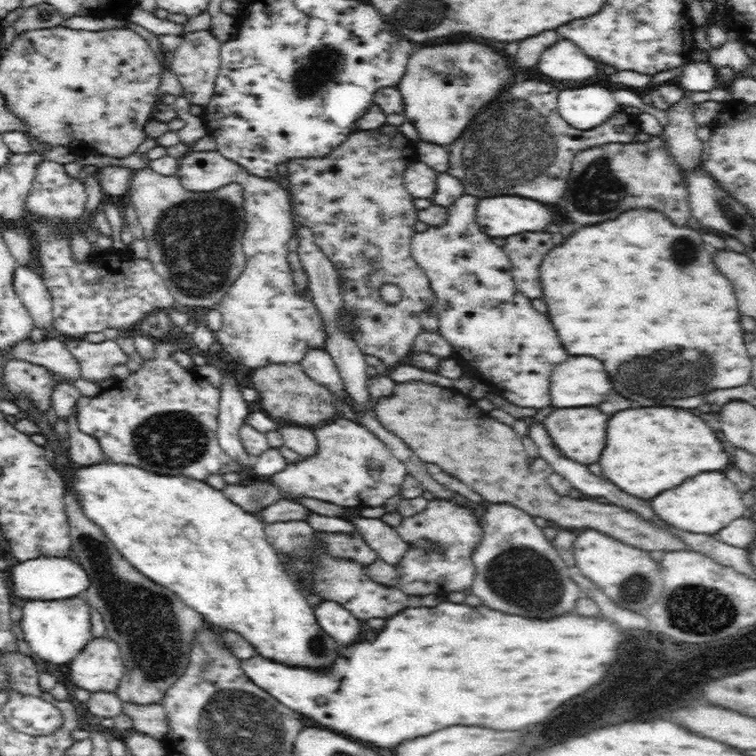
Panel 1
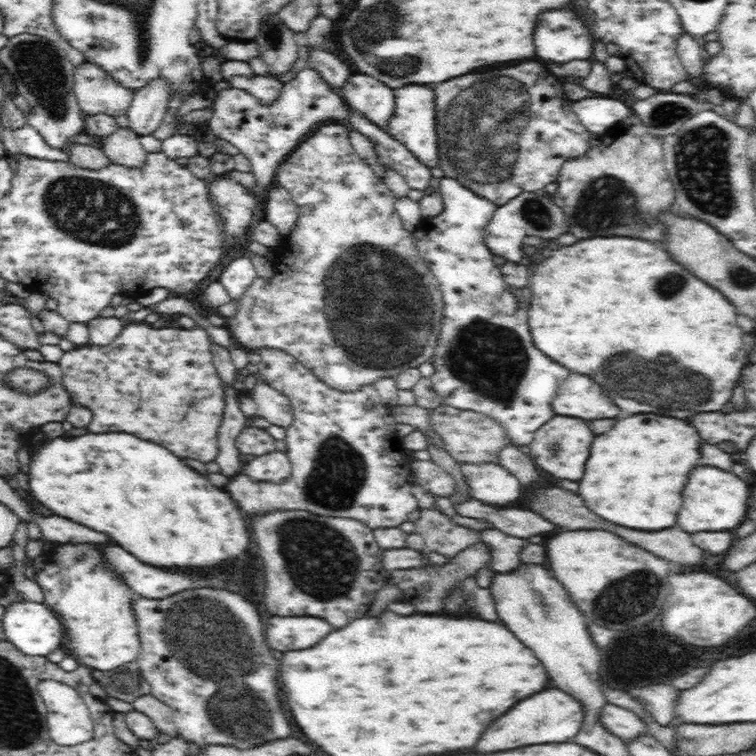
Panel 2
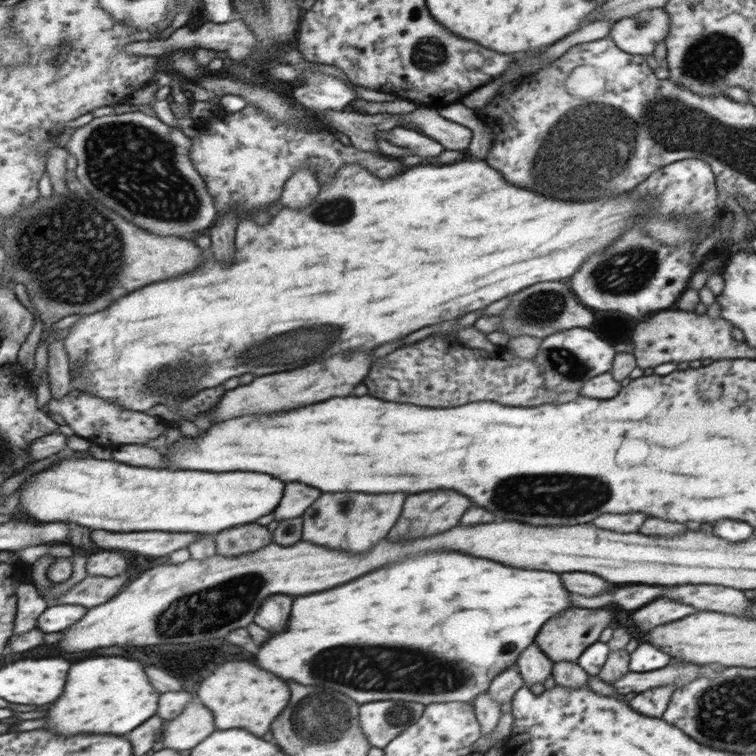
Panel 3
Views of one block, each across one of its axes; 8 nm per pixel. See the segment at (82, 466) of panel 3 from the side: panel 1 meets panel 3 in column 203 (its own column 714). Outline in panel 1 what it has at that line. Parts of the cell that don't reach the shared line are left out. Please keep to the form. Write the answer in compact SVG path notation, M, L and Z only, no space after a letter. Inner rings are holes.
M704 472L694 476L692 480L686 480L682 486L676 490L668 490L656 498L656 502L650 502L656 514L666 520L668 524L680 528L680 530L690 530L696 534L716 534L724 526L728 526L732 520L744 516L744 502L742 494L738 492L736 484L730 482L722 472Z

